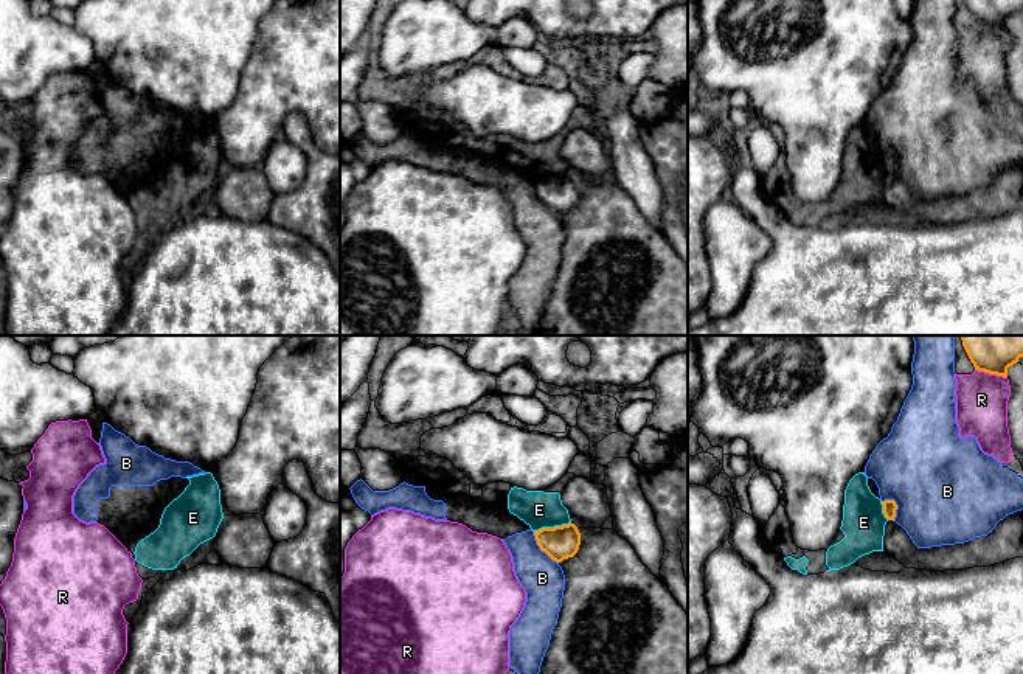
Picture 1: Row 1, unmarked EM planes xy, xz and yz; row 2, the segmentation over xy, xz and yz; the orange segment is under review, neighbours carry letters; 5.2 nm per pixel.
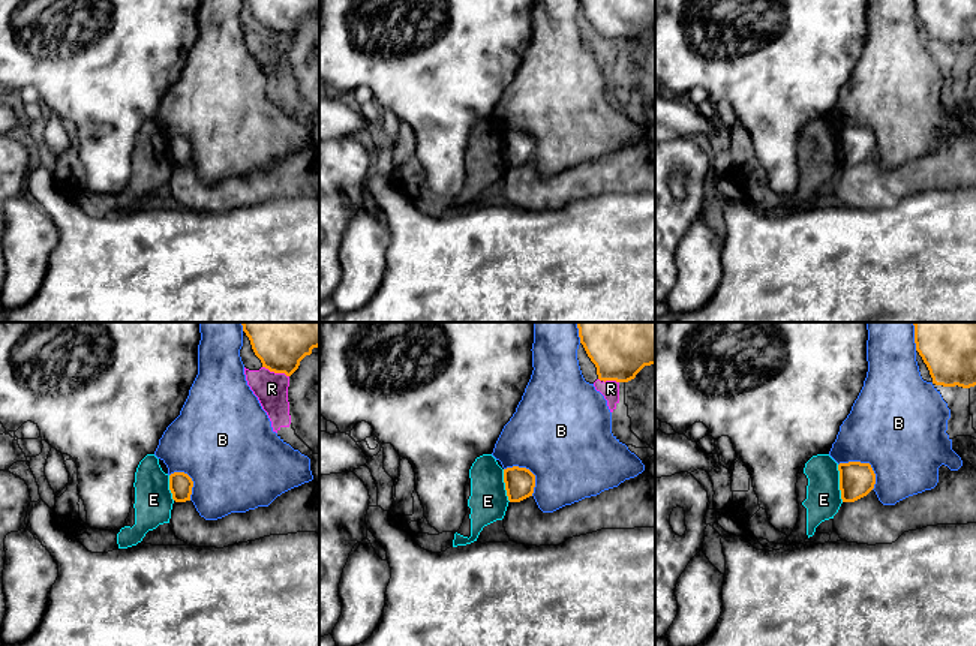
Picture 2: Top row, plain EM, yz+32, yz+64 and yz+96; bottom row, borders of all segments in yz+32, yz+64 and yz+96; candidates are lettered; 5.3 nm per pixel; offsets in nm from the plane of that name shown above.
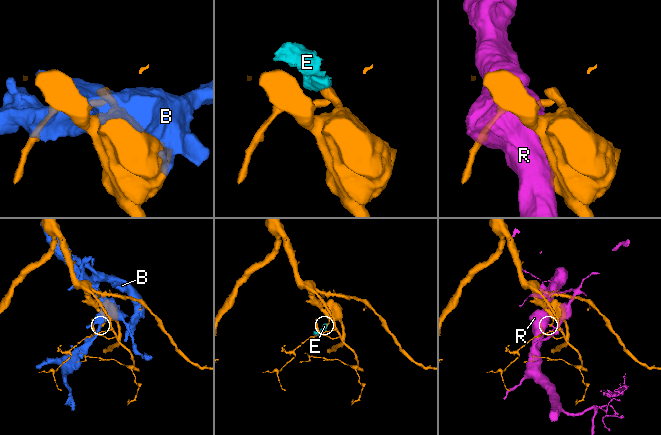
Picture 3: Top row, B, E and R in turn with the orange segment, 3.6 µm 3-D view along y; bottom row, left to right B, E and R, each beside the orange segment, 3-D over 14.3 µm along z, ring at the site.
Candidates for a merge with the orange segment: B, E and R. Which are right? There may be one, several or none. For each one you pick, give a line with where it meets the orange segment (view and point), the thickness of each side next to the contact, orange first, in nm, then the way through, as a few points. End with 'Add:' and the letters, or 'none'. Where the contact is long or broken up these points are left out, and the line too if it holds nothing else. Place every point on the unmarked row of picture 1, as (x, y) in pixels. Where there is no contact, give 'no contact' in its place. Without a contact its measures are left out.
Add: none

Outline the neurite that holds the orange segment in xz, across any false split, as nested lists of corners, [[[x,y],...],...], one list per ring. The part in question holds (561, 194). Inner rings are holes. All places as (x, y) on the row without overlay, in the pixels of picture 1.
[[[574,175],[534,183],[537,197],[553,213],[573,210],[581,197],[581,185]]]

